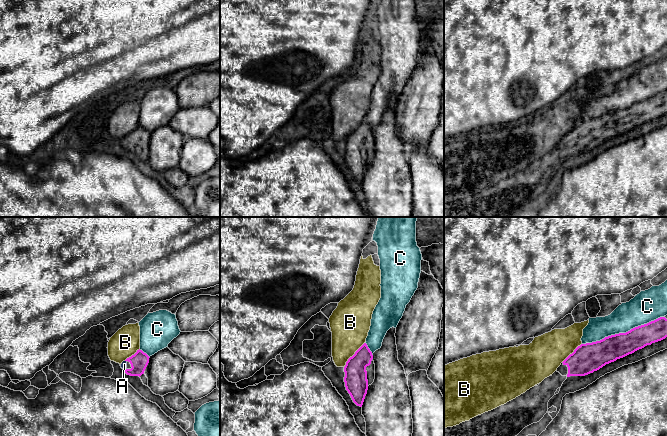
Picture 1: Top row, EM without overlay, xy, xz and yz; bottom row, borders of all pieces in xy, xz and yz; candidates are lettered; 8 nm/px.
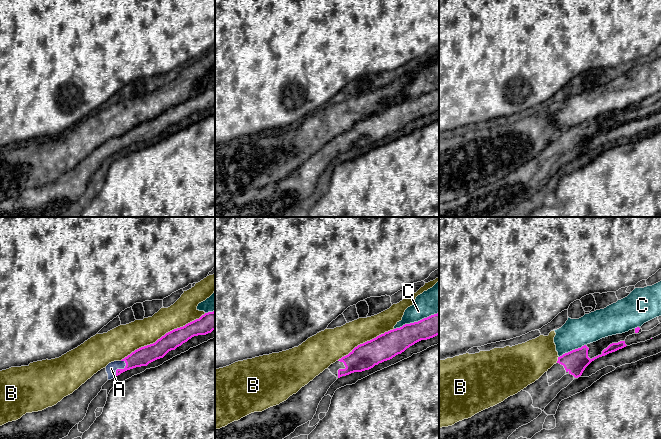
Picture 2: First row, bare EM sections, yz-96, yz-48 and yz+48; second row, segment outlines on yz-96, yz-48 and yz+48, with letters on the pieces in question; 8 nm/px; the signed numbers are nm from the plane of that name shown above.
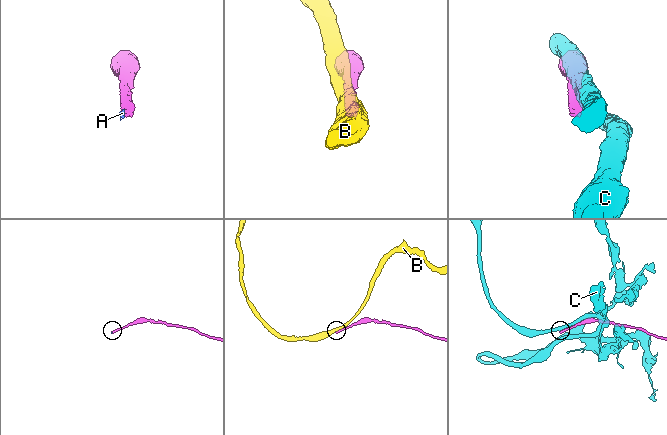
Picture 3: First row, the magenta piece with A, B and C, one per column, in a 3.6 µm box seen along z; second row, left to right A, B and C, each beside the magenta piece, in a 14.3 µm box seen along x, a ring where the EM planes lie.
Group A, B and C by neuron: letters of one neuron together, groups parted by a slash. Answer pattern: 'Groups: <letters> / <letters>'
Groups: A / B / C

